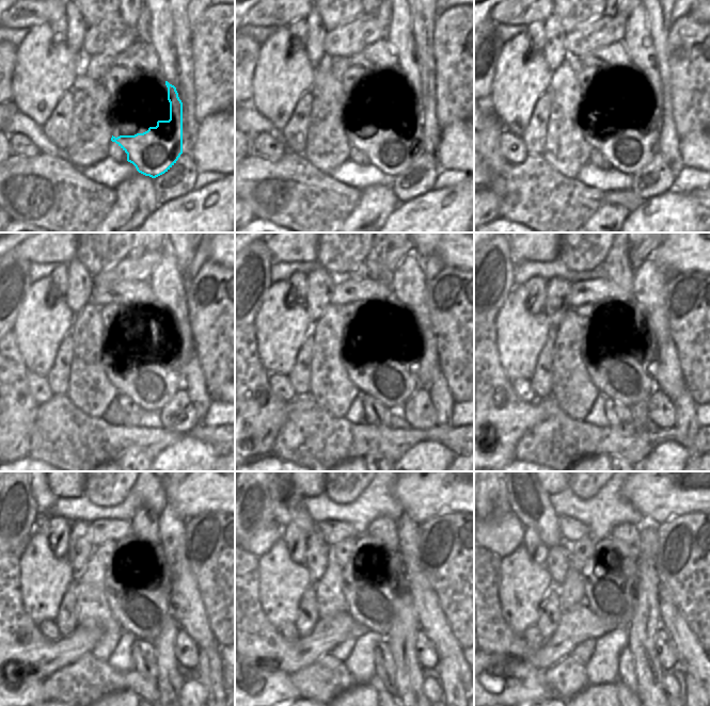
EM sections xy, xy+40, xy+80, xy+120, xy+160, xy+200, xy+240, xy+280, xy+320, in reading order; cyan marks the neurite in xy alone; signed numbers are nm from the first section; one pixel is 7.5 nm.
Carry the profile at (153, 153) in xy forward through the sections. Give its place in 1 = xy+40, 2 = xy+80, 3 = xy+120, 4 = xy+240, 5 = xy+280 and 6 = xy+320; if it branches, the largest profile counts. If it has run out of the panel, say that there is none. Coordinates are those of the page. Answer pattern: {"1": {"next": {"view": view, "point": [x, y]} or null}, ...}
{"1": {"next": {"view": "xy+40", "point": [392, 151]}}, "2": {"next": {"view": "xy+80", "point": [630, 149]}}, "3": {"next": {"view": "xy+120", "point": [150, 385]}}, "4": {"next": {"view": "xy+240", "point": [142, 612]}}, "5": {"next": {"view": "xy+280", "point": [376, 606]}}, "6": {"next": {"view": "xy+320", "point": [609, 590]}}}

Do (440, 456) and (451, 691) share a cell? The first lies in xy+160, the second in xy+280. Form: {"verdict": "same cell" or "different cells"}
{"verdict": "different cells"}

